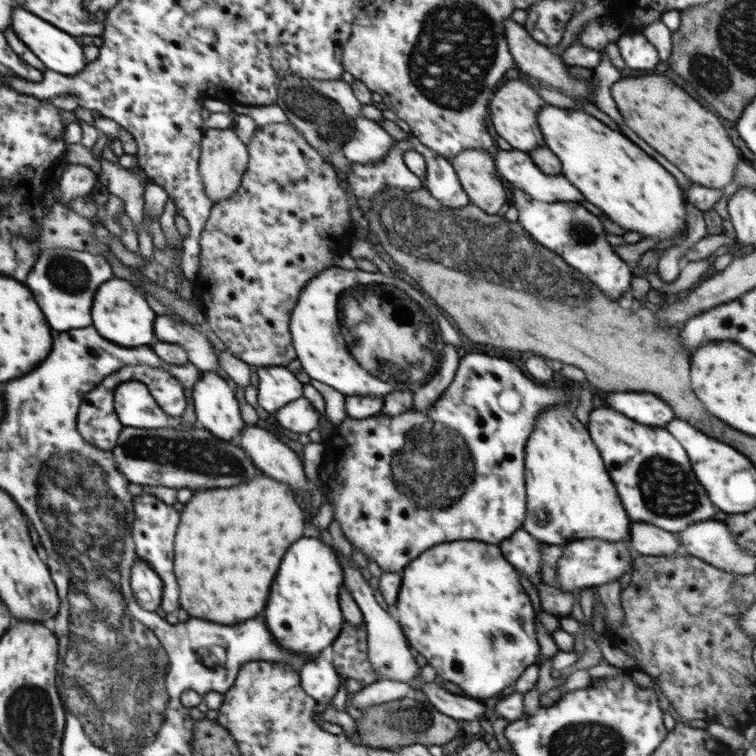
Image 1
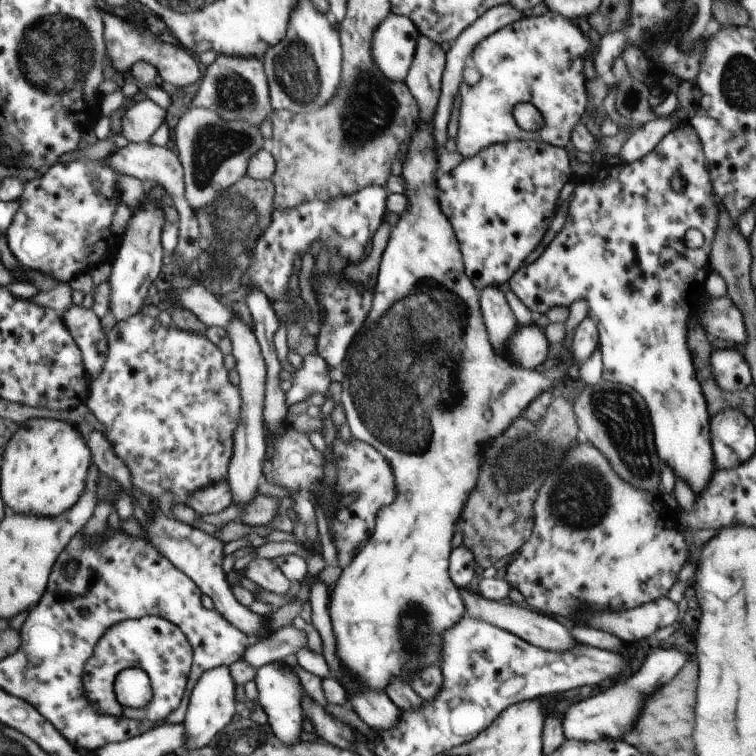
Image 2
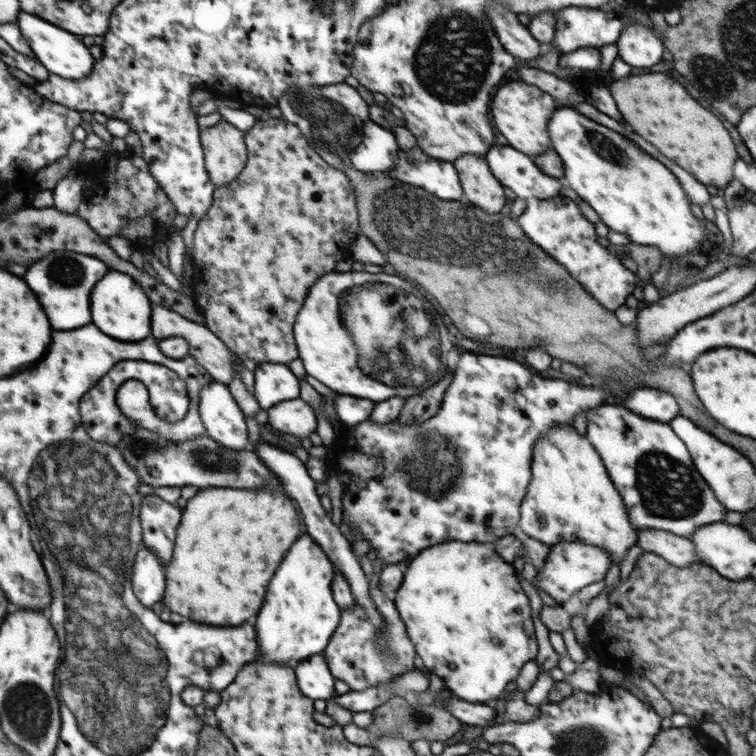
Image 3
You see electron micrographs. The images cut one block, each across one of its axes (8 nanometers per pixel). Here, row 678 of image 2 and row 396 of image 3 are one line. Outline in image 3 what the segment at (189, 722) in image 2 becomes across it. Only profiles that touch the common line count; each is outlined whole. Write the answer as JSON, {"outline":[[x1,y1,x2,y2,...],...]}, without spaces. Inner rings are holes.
{"outline":[[216,380,205,384,201,388,198,410,203,425,206,427,206,433,216,440,216,442,219,442,223,447,231,451,241,451,251,448,248,442,245,414,242,412,237,400,232,396,229,385]]}

